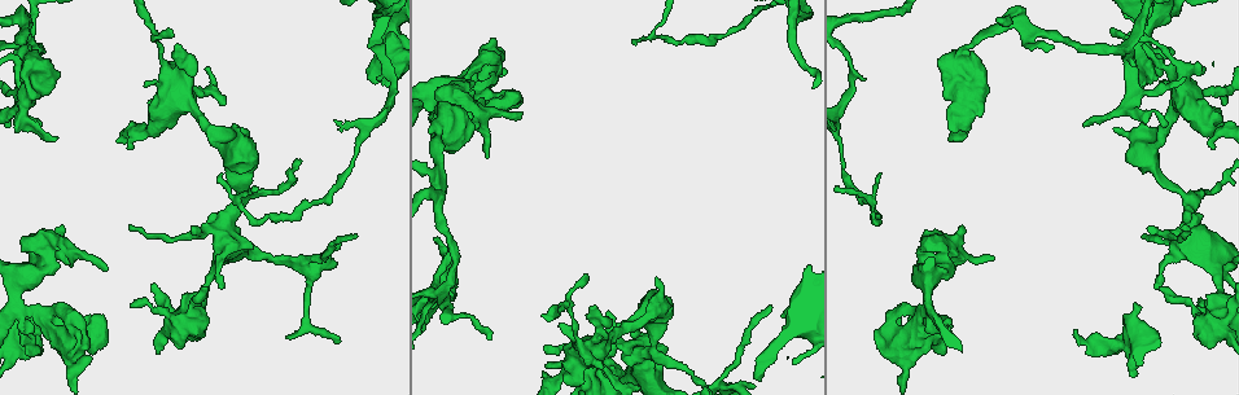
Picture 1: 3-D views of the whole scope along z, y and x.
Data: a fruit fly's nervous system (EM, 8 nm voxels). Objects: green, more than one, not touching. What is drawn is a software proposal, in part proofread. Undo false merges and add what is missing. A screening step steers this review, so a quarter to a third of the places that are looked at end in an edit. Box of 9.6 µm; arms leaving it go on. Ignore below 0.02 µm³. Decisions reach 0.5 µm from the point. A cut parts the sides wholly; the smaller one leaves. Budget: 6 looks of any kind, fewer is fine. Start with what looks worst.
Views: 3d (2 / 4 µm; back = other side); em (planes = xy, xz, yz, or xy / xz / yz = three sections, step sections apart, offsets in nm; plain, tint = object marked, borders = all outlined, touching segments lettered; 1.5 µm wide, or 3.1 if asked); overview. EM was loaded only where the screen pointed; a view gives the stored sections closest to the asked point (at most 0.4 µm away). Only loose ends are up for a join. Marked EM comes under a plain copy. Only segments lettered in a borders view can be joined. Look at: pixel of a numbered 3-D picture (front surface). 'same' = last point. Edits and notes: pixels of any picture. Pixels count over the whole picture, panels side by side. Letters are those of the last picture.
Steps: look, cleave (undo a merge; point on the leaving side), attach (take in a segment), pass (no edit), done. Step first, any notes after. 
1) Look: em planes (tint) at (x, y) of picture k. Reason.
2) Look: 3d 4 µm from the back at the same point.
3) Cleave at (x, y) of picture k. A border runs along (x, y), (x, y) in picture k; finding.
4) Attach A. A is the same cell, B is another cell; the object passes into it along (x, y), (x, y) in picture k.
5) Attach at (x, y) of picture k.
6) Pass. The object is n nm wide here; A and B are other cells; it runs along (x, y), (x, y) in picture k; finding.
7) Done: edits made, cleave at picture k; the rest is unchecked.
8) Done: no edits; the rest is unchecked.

Look: 3d 4 µm at (879, 216) of picture 1. Calibre changes.

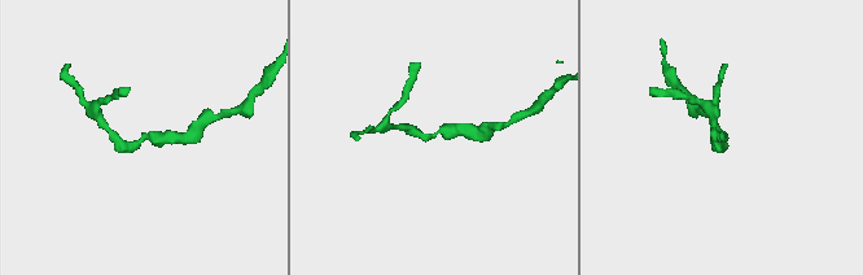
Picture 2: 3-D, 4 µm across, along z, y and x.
Look: em planes (tint) at (723, 138) of picture 2.

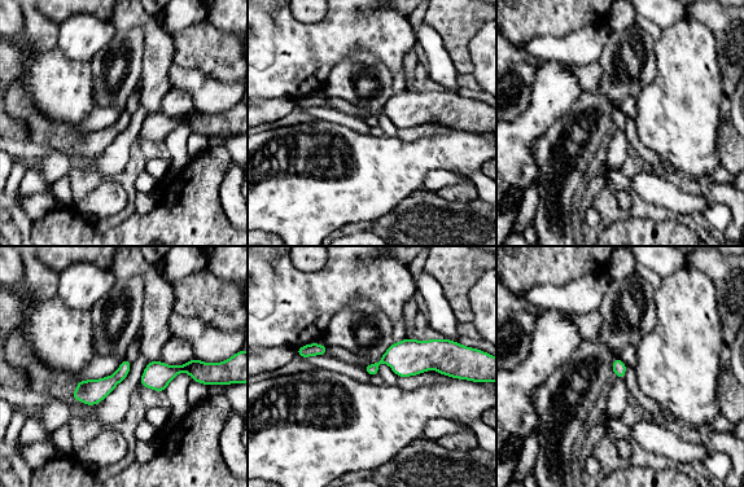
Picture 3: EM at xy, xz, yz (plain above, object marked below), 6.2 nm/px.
Look: em planes (borders) at the same point. See the neighbours.

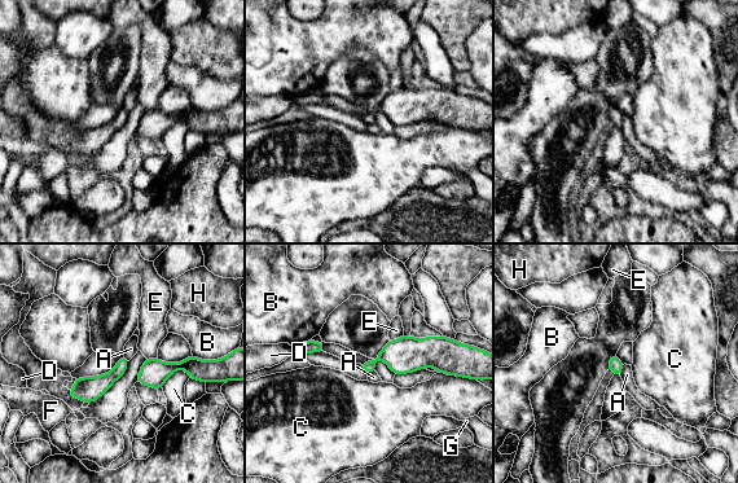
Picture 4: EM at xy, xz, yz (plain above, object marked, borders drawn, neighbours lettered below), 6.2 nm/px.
Pass. The longest contact is with C, 200 nm; A, B, C, D, E, F, G and H are other cells; one neuron here.

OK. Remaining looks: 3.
Look: em planes (borders) at (1158, 287) of picture 1. Tapers out.

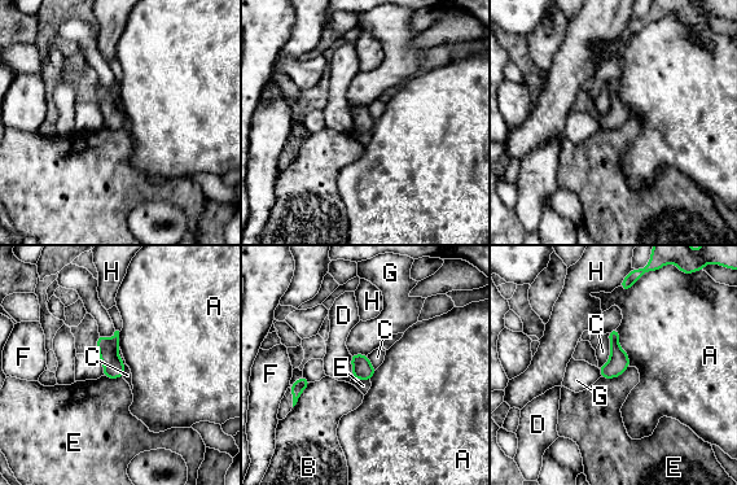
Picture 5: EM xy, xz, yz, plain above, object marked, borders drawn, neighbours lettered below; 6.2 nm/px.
Pass. A, B, C, D, E, F, G and H are other cells; a border runs along (628, 366), (618, 376), (601, 378) in picture 5; no lettered segment goes on from it.

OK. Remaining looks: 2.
Look: em planes (borders) at (977, 116) of picture 1. Branch stops here.

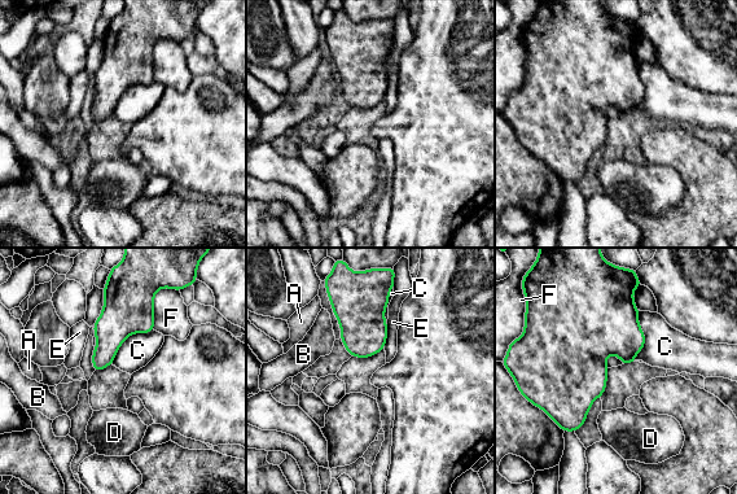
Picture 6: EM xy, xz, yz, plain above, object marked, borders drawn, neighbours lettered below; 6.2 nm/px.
Pass. A, B, C, D, E and F are other cells; a border runs along (387, 323), (387, 337), (384, 348) in picture 6; none of them fits.

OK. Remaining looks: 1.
Done: no edits; the rest is unchecked.

